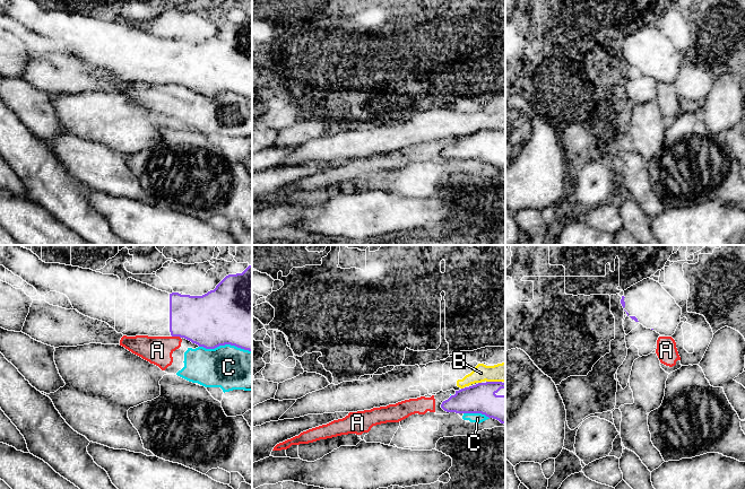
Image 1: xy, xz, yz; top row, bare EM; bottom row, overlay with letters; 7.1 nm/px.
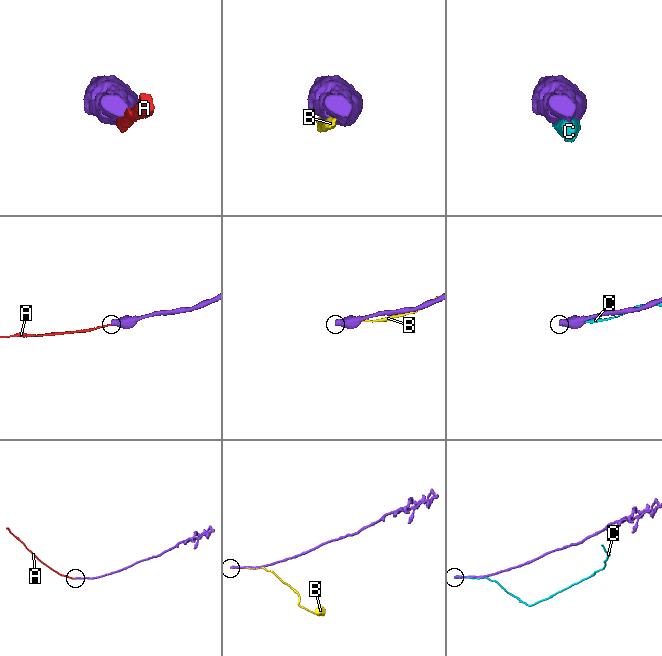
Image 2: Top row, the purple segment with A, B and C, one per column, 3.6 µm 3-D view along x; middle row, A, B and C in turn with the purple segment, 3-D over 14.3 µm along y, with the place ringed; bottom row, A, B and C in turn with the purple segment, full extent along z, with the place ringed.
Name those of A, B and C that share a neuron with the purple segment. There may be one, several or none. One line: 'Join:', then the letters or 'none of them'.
Join: none of them

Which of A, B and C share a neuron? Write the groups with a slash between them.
A B C

